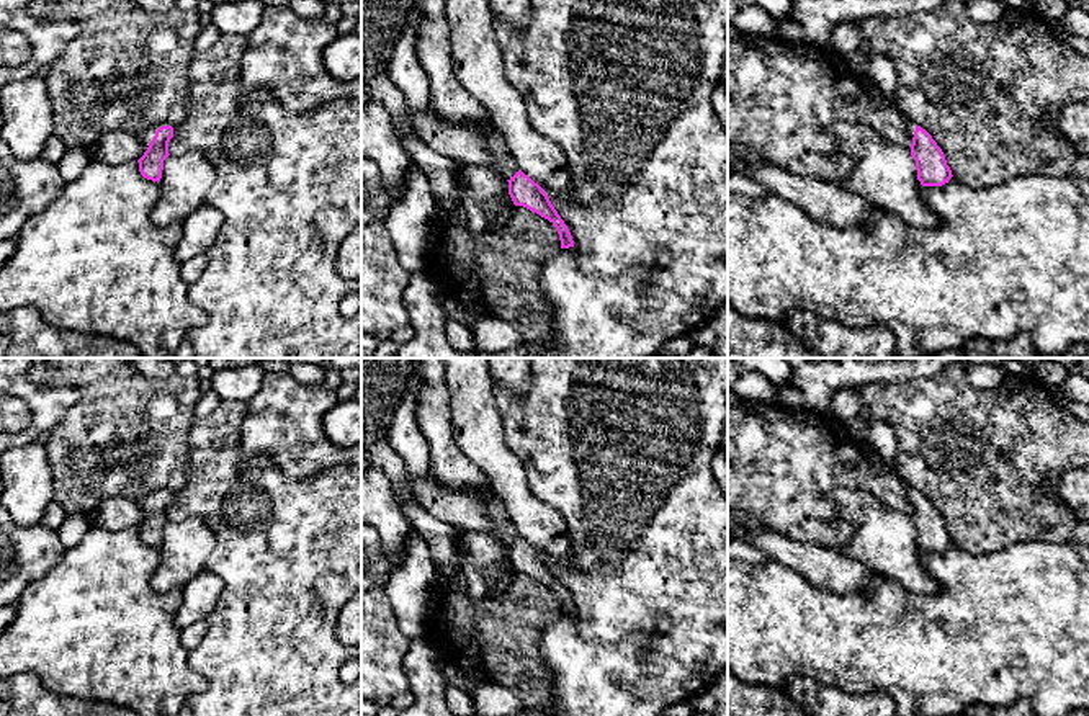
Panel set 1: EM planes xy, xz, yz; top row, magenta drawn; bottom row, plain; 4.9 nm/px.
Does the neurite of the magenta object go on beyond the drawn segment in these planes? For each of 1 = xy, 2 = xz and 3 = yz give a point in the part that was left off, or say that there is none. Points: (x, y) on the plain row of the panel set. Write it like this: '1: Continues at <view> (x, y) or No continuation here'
1: Continues at xy (146, 502)
2: Continues at xz (465, 510)
3: Continues at yz (909, 491)

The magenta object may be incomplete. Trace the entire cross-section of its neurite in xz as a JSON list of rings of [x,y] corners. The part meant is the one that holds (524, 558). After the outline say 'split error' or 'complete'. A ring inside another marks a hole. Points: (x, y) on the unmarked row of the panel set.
[[[430,472],[414,479],[412,487],[420,505],[456,531],[494,535],[509,548],[509,561],[515,572],[523,572],[548,585],[559,600],[561,615],[574,613],[572,602],[548,561],[518,535],[504,505],[491,490],[484,495],[453,490],[440,486]]]; split error

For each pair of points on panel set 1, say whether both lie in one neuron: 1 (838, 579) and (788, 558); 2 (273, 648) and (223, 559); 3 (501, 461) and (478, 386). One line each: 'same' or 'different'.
1: same
2: same
3: same

